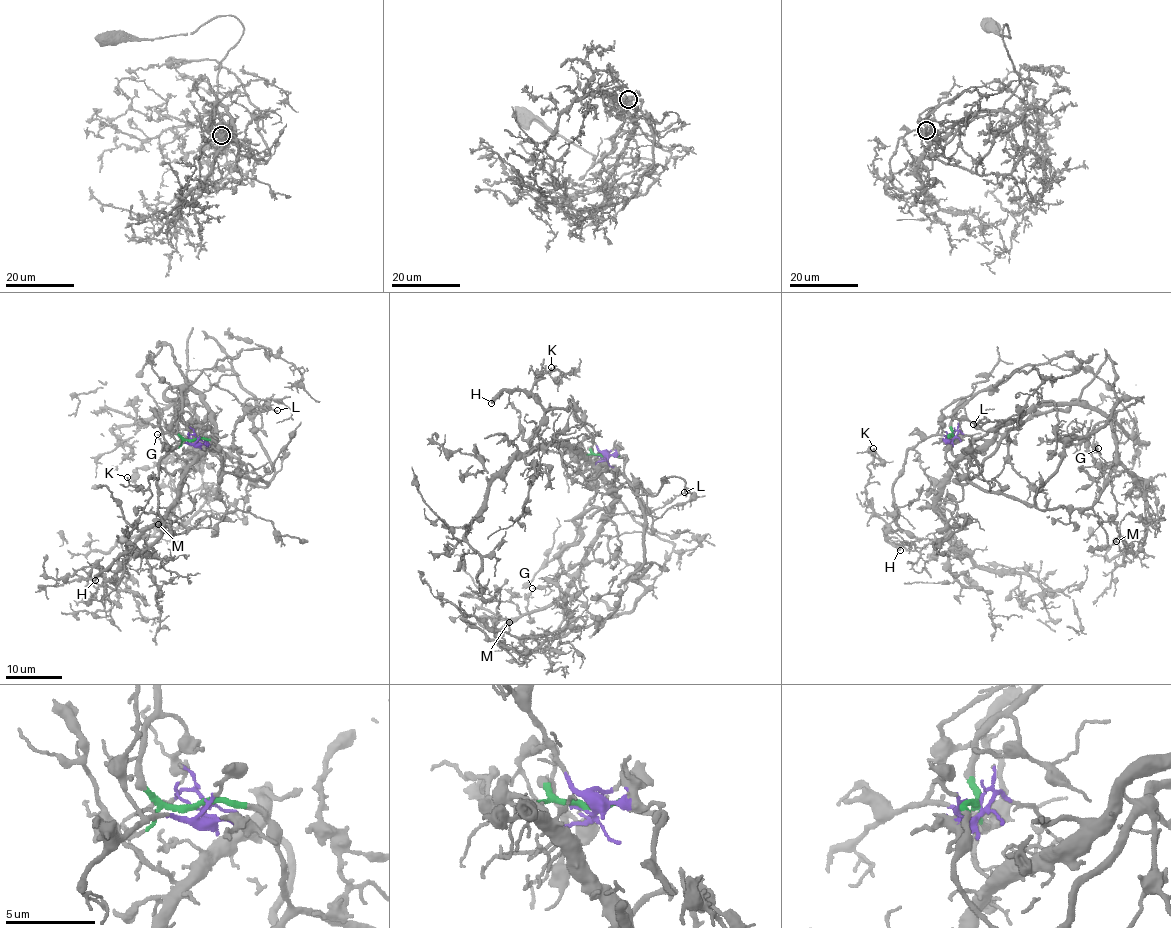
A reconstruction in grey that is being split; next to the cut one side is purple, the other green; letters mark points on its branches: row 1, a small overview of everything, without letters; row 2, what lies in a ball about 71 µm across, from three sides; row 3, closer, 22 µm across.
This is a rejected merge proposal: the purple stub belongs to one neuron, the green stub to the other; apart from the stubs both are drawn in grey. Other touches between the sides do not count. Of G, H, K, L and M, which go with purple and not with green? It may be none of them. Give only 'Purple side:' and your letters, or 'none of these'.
Purple side: H, K

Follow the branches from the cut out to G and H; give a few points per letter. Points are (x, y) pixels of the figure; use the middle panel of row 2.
G: (602, 456), (582, 453), (611, 490), (616, 501), (580, 575), (563, 597), (557, 585), (532, 588)
H: (602, 456), (574, 408), (569, 407), (569, 400), (567, 407), (547, 409), (531, 394), (503, 390), (491, 403)

